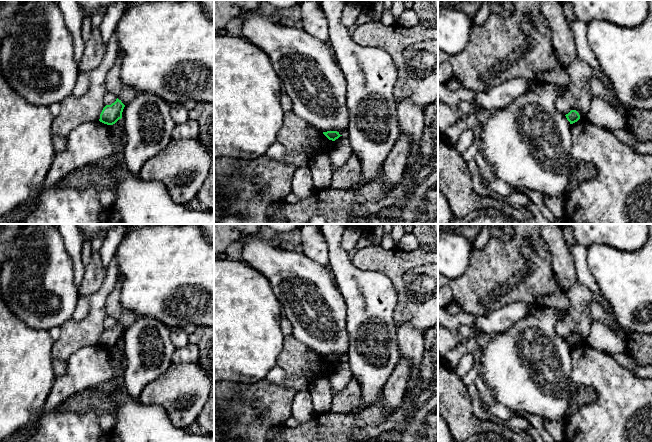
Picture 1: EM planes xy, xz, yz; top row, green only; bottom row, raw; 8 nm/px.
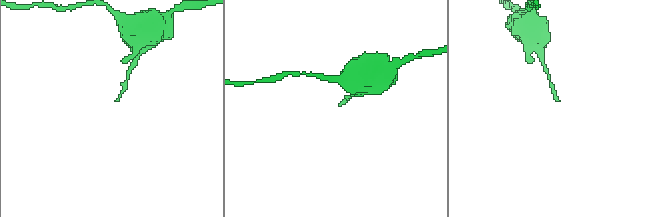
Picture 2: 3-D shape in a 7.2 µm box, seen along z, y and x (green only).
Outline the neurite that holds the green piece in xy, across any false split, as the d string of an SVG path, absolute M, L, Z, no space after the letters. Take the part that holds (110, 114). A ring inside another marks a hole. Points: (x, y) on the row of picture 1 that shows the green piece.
M117 98L114 103L111 105L106 105L103 108L99 121L107 125L115 124L119 119L122 118L124 107L125 105Z

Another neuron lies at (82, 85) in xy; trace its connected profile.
M78 70L78 78L72 94L76 97L81 97L88 92L89 87L90 87L90 72L80 72Z

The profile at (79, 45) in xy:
M58 0L58 4L63 14L66 27L70 30L74 39L74 57L79 68L85 49L85 42L81 37L83 14L79 7L78 0Z

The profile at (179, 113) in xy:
M176 103L170 106L170 114L175 124L181 124L189 120L189 111L184 104Z

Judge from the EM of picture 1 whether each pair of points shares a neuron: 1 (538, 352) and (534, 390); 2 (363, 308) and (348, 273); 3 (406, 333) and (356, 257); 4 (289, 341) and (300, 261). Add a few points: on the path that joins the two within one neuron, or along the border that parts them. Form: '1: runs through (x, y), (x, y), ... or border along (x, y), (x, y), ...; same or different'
1: runs through (538, 361), (539, 374), (534, 381); same
2: runs through (363, 299), (363, 292), (353, 282); same
3: border along (397, 325), (409, 323), (423, 333); different
4: border along (291, 334), (310, 348); different

